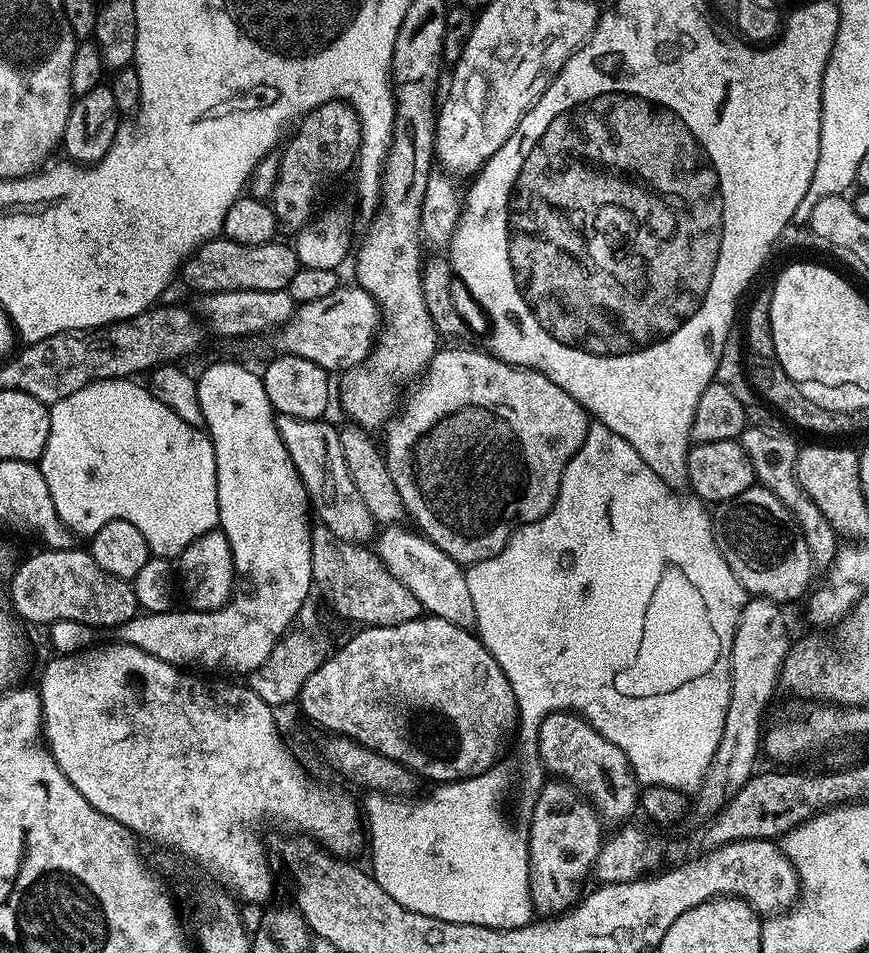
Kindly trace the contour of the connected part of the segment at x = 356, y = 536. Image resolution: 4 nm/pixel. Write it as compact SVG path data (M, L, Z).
M280 416L278 427L304 482L304 488L308 491L311 507L315 515L316 512L320 515L319 523L338 538L360 546L365 543L363 540L371 538L372 531L374 536L378 524L372 519L366 502L362 502L358 486L354 486L354 478L350 478L339 431L324 423L320 420L295 420L292 416Z

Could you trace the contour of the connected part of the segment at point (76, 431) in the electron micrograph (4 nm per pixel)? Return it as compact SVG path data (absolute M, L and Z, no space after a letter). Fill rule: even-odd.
M113 383L97 384L93 388L76 390L76 396L62 398L50 408L50 438L46 442L46 450L40 455L38 465L42 477L50 490L56 514L66 528L77 537L91 538L102 526L111 520L122 519L136 526L149 553L153 557L179 558L184 553L184 547L198 538L202 538L207 532L213 531L219 525L220 511L218 510L218 478L216 477L216 451L212 445L212 438L207 431L201 430L197 425L187 424L170 406L166 406L156 397L144 395L139 388L130 384Z

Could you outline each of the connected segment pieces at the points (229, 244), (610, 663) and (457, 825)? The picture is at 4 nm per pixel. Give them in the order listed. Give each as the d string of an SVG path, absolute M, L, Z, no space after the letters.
M227 238L207 240L190 256L182 269L182 280L203 293L229 292L230 290L266 290L282 292L287 289L290 278L302 267L291 243L239 244Z
M592 422L588 425L588 433L582 442L582 446L570 458L570 462L566 466L566 470L562 474L562 482L560 483L560 493L556 495L556 500L552 504L552 509L541 519L524 524L522 527L513 532L508 540L507 546L494 558L486 558L482 562L471 565L465 571L466 586L470 586L470 598L474 598L474 612L476 614L476 627L478 631L478 639L481 644L487 648L488 652L498 662L498 666L506 674L506 678L511 682L514 690L514 698L516 699L516 711L521 719L530 725L530 728L538 729L542 726L544 719L552 712L574 712L578 716L584 717L595 732L601 732L607 740L614 742L614 746L618 746L622 750L622 754L626 754L628 763L631 764L633 772L636 773L636 779L641 785L662 784L667 788L677 790L685 790L684 788L695 789L697 785L703 781L709 767L712 755L718 750L718 742L722 738L722 730L726 722L726 714L728 713L728 703L730 702L730 686L732 685L732 647L734 646L734 634L736 627L740 621L740 615L746 603L746 593L744 587L738 582L738 578L734 574L734 570L730 570L730 566L726 562L726 558L722 558L722 554L716 545L716 539L712 537L712 518L707 508L695 495L688 494L683 500L681 493L677 489L671 488L666 481L658 474L654 474L654 470L650 470L650 466L646 466L646 462L634 450L634 446L630 446L618 434L614 434L614 430L610 430L605 424Z
M446 782L441 783L437 788L439 789L429 800L422 800L418 804L393 802L384 794L372 794L367 797L369 799L368 812L372 815L372 868L370 867L370 872L375 876L378 886L382 886L382 890L386 890L386 894L390 894L394 902L406 906L406 910L414 910L418 914L430 914L430 918L442 918L446 922L470 922L474 926L500 928L501 931L521 928L531 923L534 918L534 909L532 899L528 894L527 844L520 848L520 844L516 844L516 840L512 840L512 836L508 836L508 832L500 828L505 817L502 816L496 820L496 816L488 812L488 804L484 804L484 796L480 796L480 792L472 792L472 788L468 788L468 792L464 792L464 788L449 788Z

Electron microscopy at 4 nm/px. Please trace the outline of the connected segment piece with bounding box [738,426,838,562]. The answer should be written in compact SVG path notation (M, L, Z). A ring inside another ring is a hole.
M745 427L738 442L744 447L744 451L750 458L753 477L758 481L759 487L770 490L774 494L774 498L778 498L778 502L782 502L782 506L786 506L796 527L800 529L800 535L803 536L806 546L812 552L813 561L820 562L824 559L827 561L837 551L838 537L830 524L826 522L822 512L818 510L818 506L814 506L814 502L810 502L810 498L796 481L798 444L780 432L767 432L764 428L752 427Z

